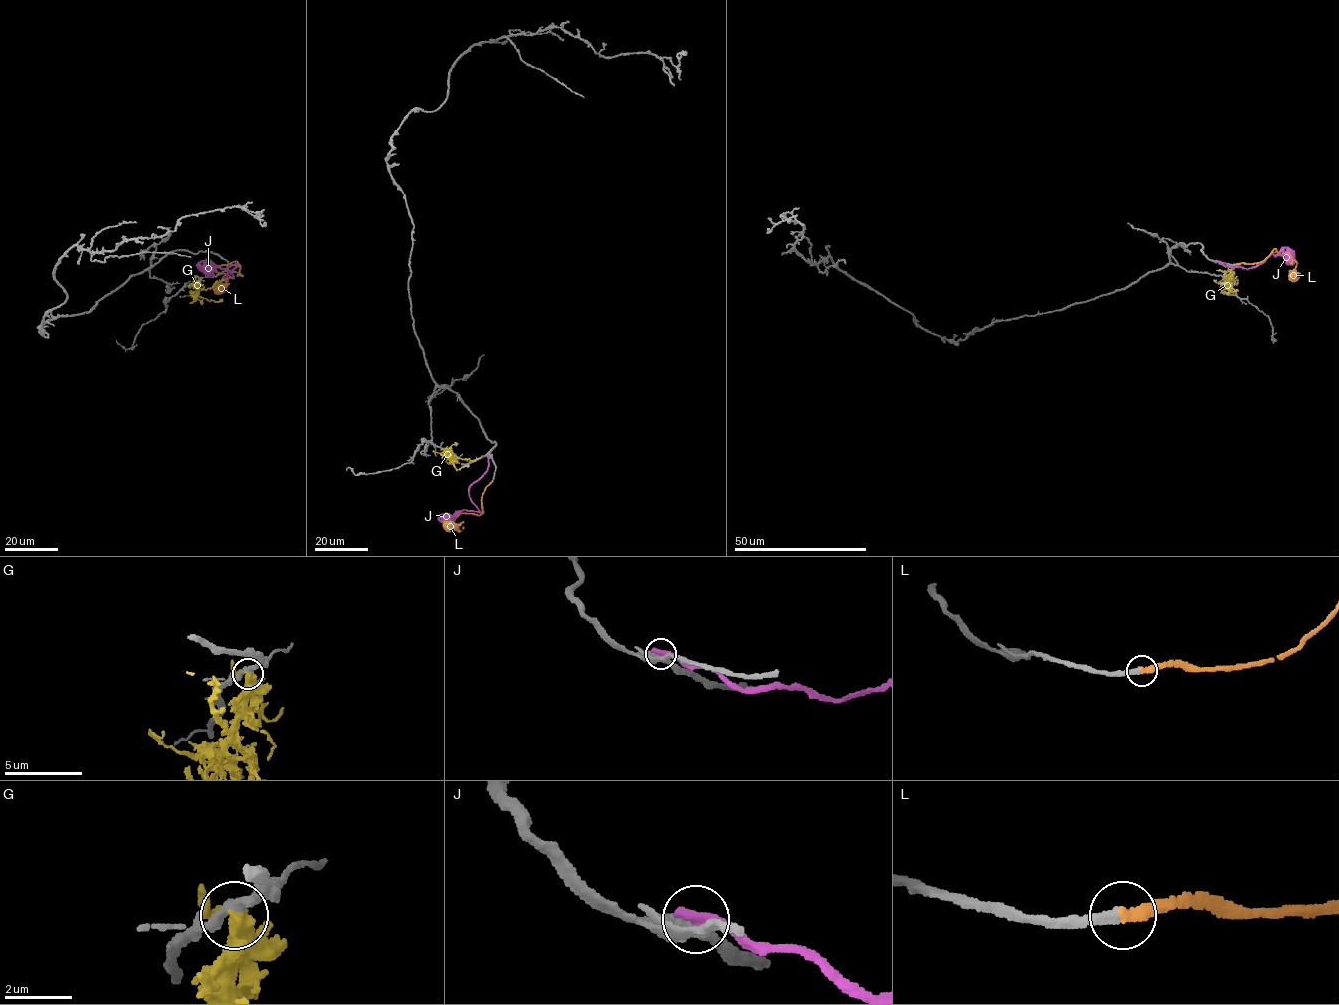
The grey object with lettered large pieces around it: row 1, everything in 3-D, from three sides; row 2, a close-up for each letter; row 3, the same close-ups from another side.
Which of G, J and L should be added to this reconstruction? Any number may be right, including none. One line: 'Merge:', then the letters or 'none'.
Merge: L

